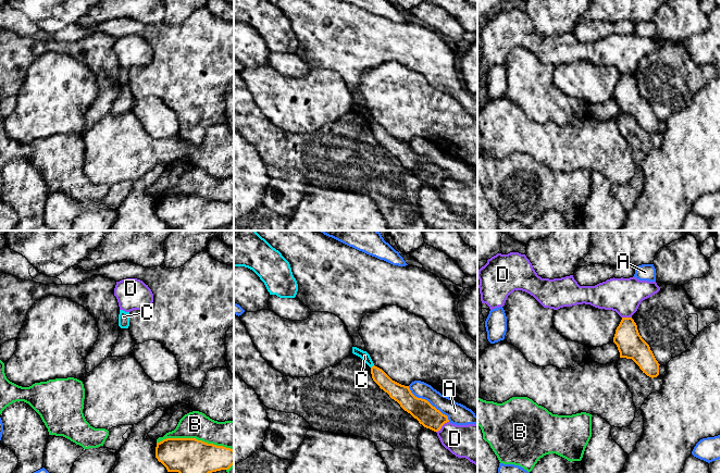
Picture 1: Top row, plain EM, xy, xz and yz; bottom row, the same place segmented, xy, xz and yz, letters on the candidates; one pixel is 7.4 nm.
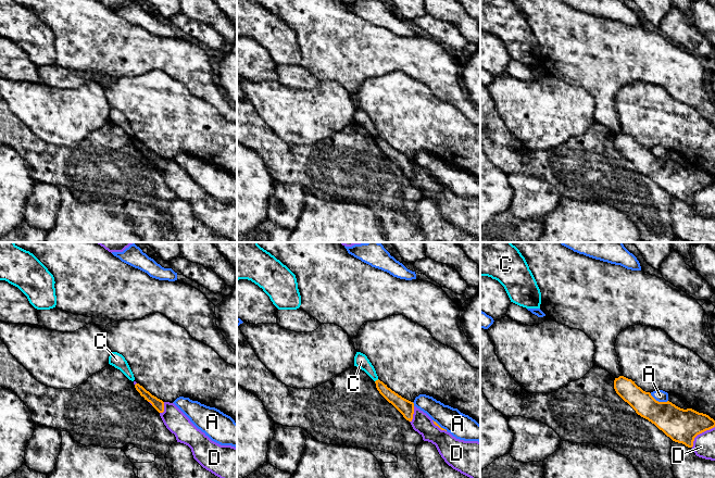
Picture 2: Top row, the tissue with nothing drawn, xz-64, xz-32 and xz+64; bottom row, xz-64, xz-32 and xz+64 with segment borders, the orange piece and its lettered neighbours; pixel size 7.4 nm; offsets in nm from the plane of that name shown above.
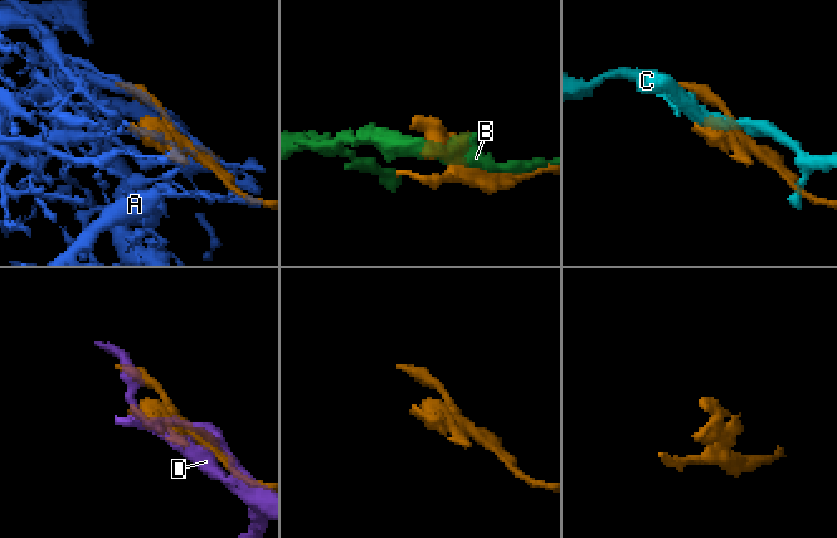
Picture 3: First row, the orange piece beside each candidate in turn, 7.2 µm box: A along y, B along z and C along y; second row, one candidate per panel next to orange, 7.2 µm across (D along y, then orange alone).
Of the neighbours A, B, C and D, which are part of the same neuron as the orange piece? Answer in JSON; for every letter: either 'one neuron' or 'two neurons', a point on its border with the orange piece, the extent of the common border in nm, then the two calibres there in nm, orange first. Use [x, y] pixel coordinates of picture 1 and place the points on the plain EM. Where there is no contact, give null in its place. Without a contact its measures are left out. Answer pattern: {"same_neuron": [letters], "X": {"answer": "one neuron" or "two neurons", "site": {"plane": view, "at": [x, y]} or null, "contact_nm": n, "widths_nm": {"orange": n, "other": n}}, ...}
{"same_neuron": [], "A": {"answer": "two neurons", "site": {"plane": "xz", "at": [427, 158]}, "contact_nm": 400, "widths_nm": {"orange": 160, "other": 150}}, "B": {"answer": "two neurons", "site": {"plane": "xy", "at": [195, 195]}, "contact_nm": 550, "widths_nm": {"orange": 300, "other": 200}}, "C": {"answer": "two neurons", "site": {"plane": "xz", "at": [372, 123]}, "contact_nm": 40, "widths_nm": {"orange": 120, "other": 70}}, "D": {"answer": "two neurons", "site": {"plane": "xz", "at": [442, 182]}, "contact_nm": 130, "widths_nm": {"orange": 160, "other": 260}}}

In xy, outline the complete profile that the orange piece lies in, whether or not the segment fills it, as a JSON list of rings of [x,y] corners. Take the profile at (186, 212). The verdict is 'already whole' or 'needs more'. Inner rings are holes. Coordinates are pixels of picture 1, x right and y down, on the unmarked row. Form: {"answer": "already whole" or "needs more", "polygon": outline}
{"answer": "already whole", "polygon": [[[166,195],[157,199],[156,214],[166,224],[167,228],[210,231],[221,226],[228,226],[234,221],[234,207],[196,195]]]}

